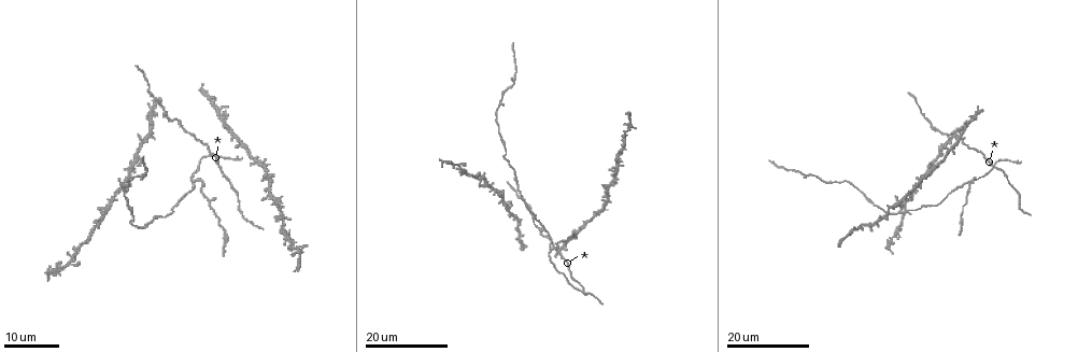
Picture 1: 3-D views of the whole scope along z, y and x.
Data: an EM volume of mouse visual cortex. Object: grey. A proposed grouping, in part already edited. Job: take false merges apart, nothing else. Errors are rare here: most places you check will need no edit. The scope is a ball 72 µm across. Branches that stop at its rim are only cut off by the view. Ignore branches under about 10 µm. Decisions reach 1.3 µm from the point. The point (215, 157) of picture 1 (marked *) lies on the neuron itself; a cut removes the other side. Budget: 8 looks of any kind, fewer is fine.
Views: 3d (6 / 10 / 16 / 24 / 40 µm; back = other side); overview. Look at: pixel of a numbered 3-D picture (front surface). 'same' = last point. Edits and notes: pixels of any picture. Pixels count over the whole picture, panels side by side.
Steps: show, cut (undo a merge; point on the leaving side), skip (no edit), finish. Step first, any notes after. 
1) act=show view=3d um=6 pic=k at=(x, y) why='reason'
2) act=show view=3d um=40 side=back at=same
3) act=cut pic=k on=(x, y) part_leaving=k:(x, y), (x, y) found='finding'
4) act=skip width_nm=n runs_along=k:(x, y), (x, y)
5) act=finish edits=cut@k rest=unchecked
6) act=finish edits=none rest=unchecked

act=show view=3d um=24 pic=1 at=(967, 144)

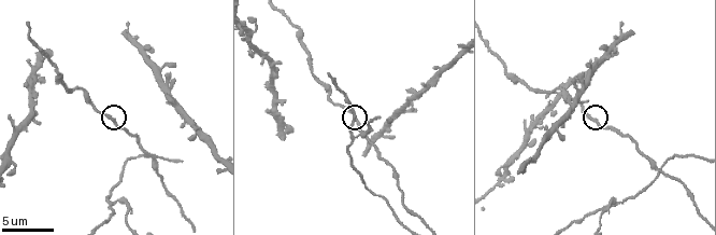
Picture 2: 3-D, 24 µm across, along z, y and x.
act=show view=3d um=6 pic=2 at=(113, 119)

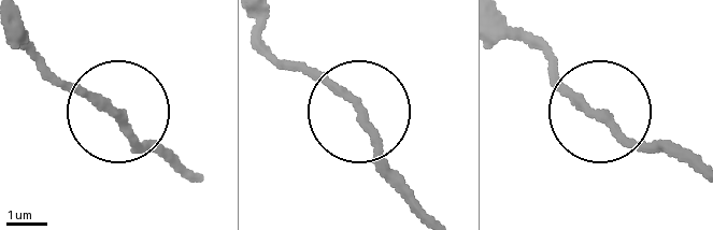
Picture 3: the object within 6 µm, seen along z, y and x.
act=skip side_arm_um=26 runs_along=3:(702, 169), (641, 144), (552, 69) found='continuous, no second neuron'

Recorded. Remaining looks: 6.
act=show view=3d um=6 pic=2 at=(505, 70)

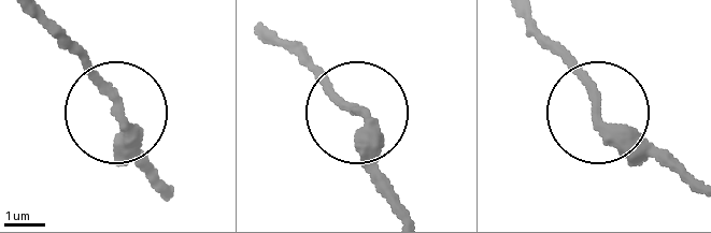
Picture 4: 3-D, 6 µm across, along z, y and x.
act=skip runs_along=4:(695, 185), (633, 147), (534, 27) found='continuous, no second neuron'

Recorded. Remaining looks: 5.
act=show view=3d um=10 pic=2 at=(112, 202) why='branch point'

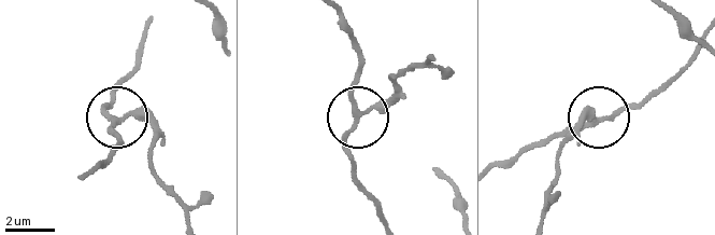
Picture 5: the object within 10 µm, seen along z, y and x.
act=skip side_arm_um=18 found='continuous, no second neuron'

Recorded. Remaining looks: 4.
act=show view=3d um=10 pic=2 at=(585, 82)

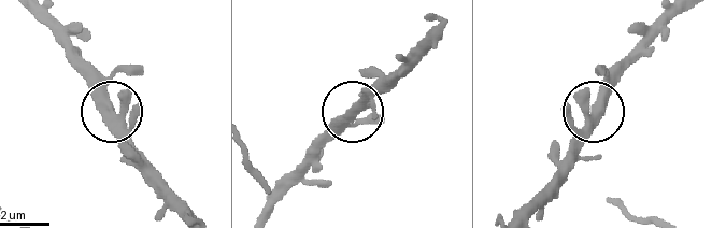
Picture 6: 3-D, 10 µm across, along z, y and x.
act=show view=3d um=6 pic=6 at=(112, 106)

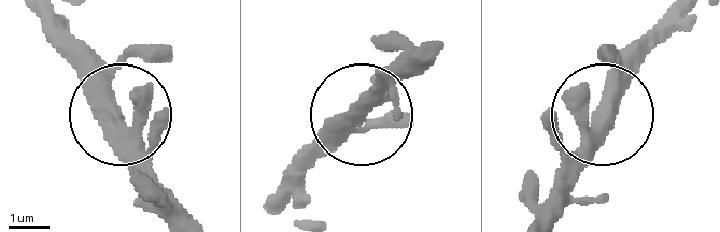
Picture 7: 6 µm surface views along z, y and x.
act=skip found='all the same neuron'

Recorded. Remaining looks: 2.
act=finish edits=none rest=unchecked

